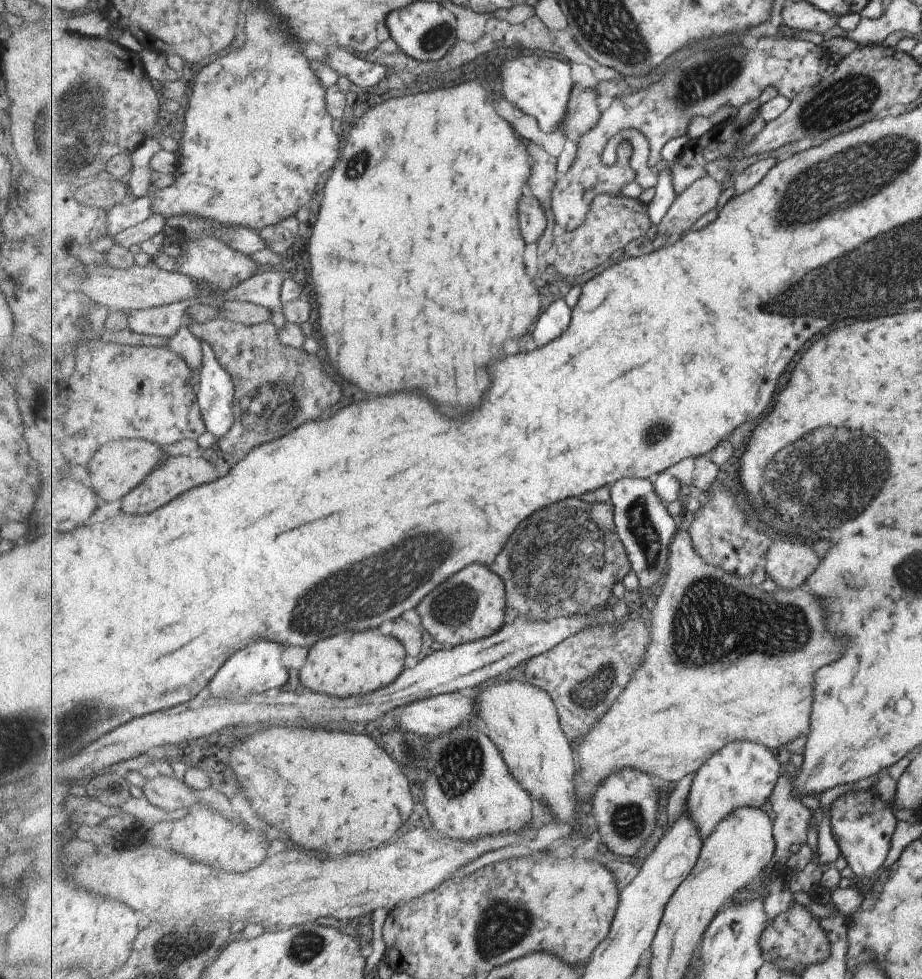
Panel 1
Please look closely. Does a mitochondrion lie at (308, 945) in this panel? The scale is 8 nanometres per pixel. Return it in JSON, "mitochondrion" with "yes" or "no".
{"mitochondrion":"yes"}

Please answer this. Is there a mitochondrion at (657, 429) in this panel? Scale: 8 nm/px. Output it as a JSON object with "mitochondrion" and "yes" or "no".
{"mitochondrion":"yes"}

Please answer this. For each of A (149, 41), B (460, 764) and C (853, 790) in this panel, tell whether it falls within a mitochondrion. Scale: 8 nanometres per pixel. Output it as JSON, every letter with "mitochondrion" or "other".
{"A":"other","B":"mitochondrion","C":"other"}

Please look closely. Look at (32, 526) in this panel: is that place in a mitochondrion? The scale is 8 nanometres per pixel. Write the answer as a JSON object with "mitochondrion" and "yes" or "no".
{"mitochondrion":"no"}

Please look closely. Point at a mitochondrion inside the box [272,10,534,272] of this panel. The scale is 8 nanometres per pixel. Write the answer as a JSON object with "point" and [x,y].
{"point":[433,40]}

